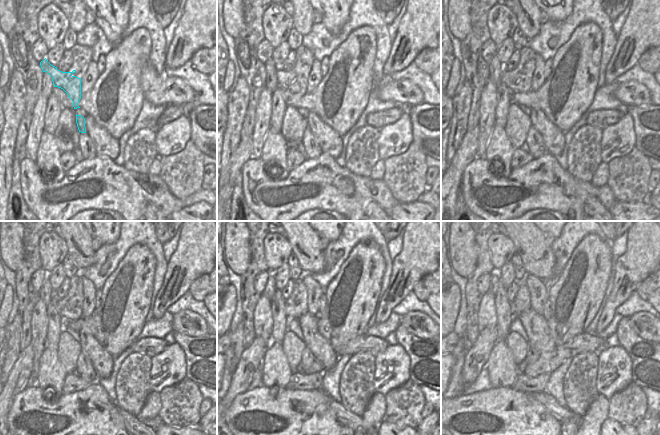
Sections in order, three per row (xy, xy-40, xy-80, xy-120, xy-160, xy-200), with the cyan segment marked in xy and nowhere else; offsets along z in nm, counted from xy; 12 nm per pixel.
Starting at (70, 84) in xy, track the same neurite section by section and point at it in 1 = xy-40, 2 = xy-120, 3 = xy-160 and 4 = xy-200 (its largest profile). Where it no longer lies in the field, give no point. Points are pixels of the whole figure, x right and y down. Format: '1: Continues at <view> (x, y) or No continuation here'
1: Continues at xy-40 (285, 79)
2: Continues at xy-120 (71, 311)
3: Continues at xy-160 (294, 310)
4: Continues at xy-200 (517, 308).

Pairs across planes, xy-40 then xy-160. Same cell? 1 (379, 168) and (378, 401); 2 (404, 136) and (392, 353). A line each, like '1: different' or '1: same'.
1: same
2: same

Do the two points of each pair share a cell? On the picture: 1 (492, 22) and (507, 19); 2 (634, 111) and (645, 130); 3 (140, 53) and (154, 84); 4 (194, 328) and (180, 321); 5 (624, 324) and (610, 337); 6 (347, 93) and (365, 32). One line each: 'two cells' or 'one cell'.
1: one cell
2: one cell
3: two cells
4: one cell
5: two cells
6: one cell

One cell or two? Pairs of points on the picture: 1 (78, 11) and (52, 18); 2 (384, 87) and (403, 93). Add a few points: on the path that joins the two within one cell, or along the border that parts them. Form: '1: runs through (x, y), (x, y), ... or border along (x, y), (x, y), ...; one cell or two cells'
1: border along (68, 17), (69, 27); two cells
2: runs through (389, 89), (398, 90); one cell

